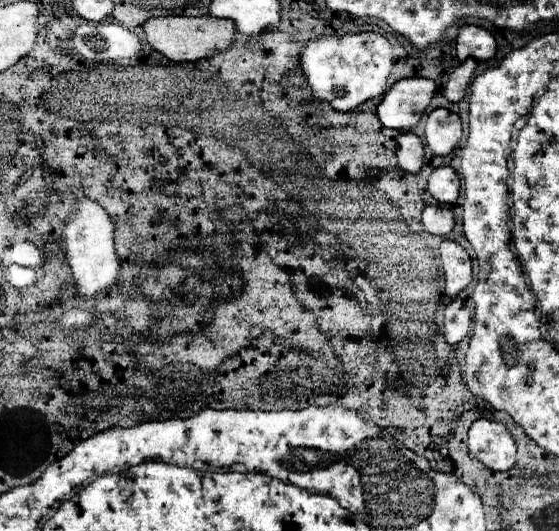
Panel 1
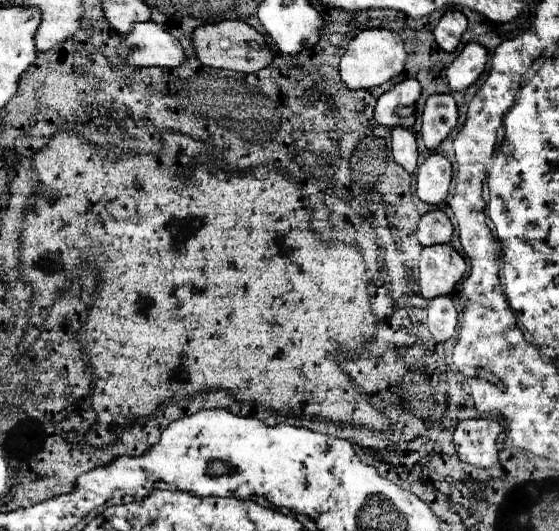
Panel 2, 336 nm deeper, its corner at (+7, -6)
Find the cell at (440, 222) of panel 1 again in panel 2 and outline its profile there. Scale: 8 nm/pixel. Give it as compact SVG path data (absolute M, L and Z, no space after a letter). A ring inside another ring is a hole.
M440 209L424 213L416 229L416 237L424 247L438 245L438 243L450 243L452 233L454 233L454 227L448 215Z

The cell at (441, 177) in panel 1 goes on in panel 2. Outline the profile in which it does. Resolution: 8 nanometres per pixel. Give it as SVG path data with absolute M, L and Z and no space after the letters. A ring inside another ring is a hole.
M430 153L430 157L418 167L416 195L420 201L438 205L446 199L452 181L452 165L440 153Z

